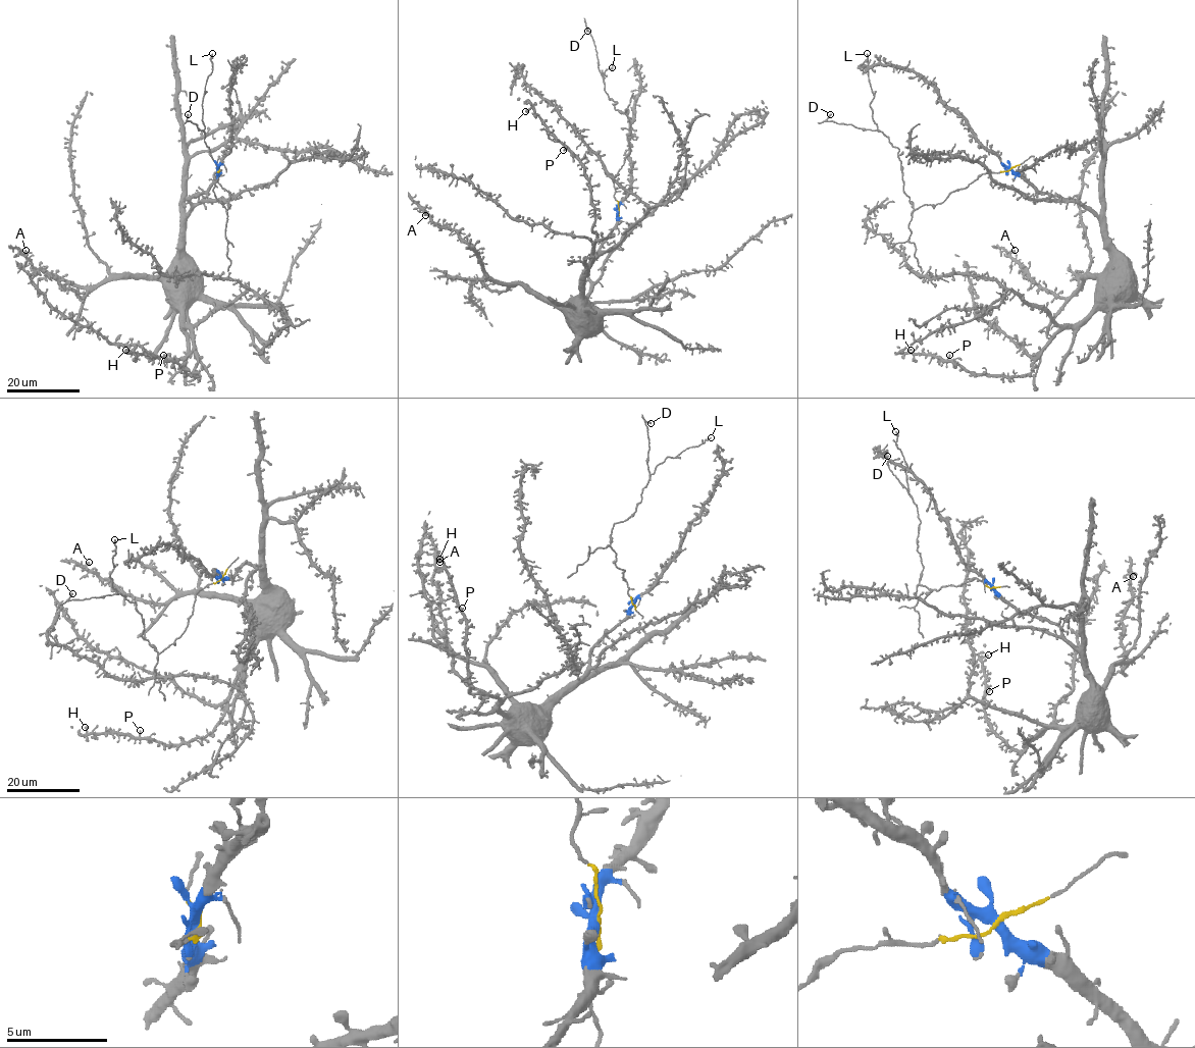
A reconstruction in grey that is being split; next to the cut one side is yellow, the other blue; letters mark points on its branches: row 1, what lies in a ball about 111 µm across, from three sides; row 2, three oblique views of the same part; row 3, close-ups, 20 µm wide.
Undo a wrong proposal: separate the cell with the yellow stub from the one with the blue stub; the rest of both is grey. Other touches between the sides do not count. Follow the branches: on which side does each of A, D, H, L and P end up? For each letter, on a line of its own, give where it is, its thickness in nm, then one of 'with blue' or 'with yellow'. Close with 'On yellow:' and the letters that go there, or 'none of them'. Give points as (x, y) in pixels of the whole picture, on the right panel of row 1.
A: at (1015, 250); 460 nm thick; with blue
D: at (830, 114); 320 nm thick; with yellow
H: at (911, 350); 340 nm thick; with blue
L: at (867, 53); 190 nm thick; with yellow
P: at (949, 355); 240 nm thick; with blue
On yellow: D, L

